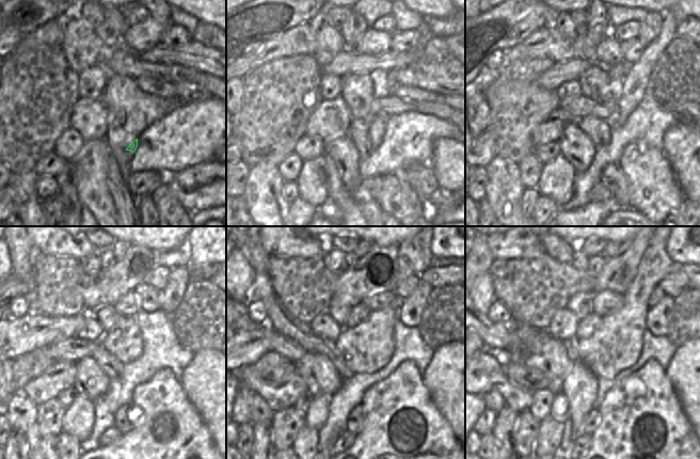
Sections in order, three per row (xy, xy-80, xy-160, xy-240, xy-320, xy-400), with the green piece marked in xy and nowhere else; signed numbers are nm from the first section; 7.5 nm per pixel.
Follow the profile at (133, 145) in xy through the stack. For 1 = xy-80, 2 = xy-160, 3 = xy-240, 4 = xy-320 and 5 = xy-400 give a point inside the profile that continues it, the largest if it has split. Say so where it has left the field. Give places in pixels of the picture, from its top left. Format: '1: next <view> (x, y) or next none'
1: next xy-80 (377, 128)
2: next xy-160 (636, 81)
3: next xy-240 (204, 248)
4: next xy-320 (441, 248)
5: next xy-400 (682, 248)

